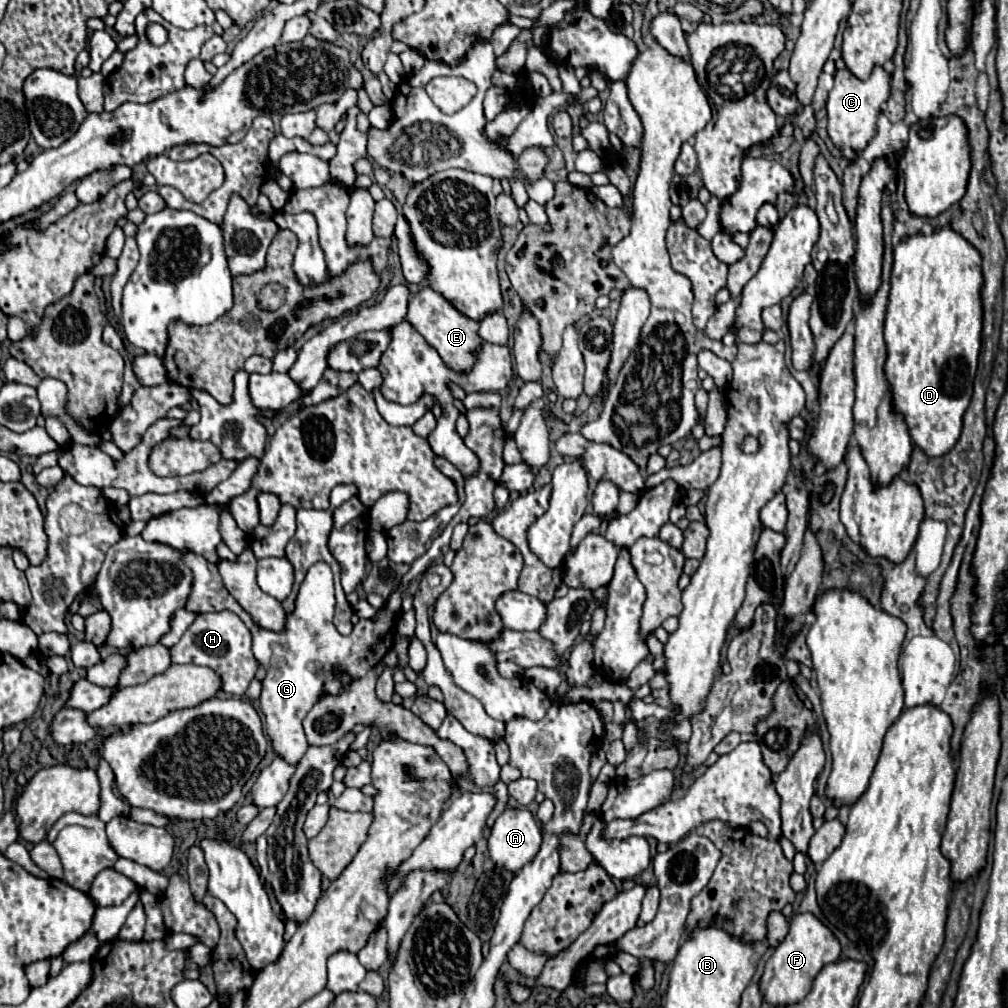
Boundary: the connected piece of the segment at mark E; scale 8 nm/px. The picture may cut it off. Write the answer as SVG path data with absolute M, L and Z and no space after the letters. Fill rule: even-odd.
M431 286L421 288L417 294L409 298L409 314L405 318L443 358L443 362L453 370L469 370L475 362L473 352L481 346L479 338L479 322L457 312L441 294L437 294Z

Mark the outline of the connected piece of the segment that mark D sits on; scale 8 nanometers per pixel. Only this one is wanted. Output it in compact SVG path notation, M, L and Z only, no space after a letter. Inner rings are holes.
M949 224L937 228L931 236L919 232L903 238L895 246L893 254L895 262L891 272L891 294L885 316L885 374L893 390L893 408L905 416L915 446L925 450L929 456L943 456L959 440L961 422L973 394L973 378L977 372L983 328L981 254L977 254L977 250L973 250L973 246L969 246L961 234L949 230Z

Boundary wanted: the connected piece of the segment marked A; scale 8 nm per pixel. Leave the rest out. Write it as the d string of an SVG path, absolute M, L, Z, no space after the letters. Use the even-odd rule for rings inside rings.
M505 808L489 834L491 860L511 872L529 864L541 846L541 828L527 808Z

